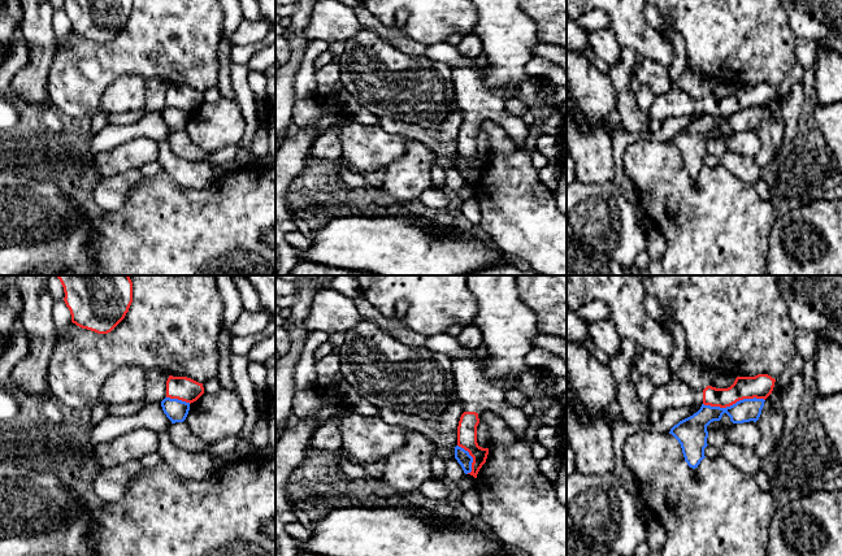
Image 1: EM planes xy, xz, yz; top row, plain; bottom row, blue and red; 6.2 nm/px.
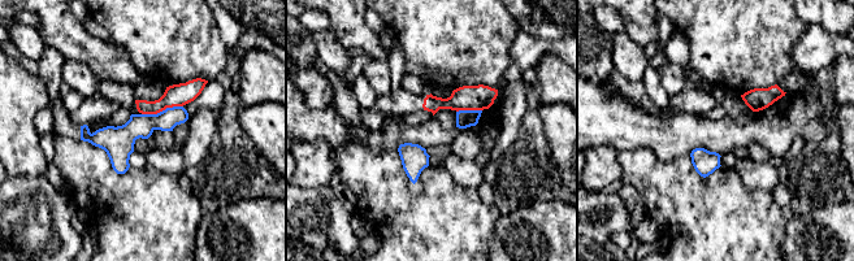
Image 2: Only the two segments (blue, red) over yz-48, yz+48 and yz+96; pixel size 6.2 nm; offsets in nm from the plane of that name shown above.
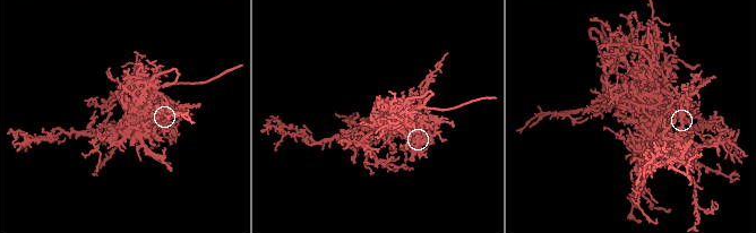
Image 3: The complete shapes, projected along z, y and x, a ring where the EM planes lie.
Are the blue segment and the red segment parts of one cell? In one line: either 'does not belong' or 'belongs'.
does not belong

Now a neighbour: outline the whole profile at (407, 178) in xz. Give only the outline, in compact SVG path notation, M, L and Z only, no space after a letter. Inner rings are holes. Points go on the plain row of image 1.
M407 139L404 155L385 169L381 190L399 201L418 199L425 191L434 187L433 168L435 156L427 145L420 140Z

